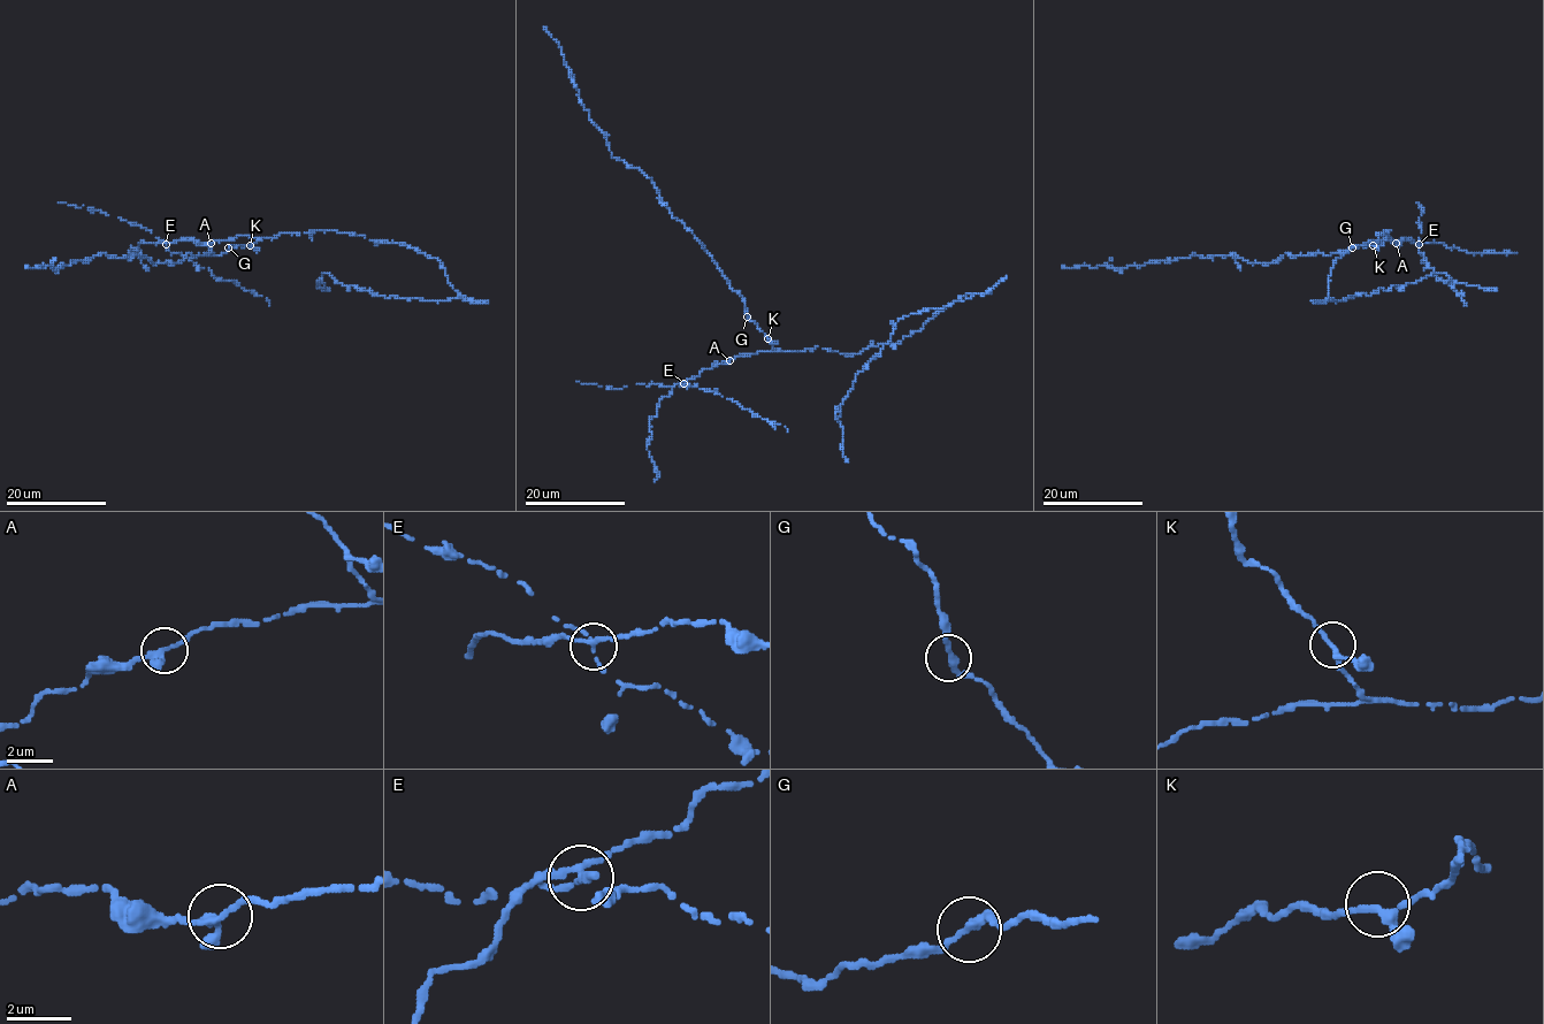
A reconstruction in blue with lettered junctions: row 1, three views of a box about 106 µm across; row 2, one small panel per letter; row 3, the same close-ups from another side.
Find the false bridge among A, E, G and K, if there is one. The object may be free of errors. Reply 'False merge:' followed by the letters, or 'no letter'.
False merge: E

